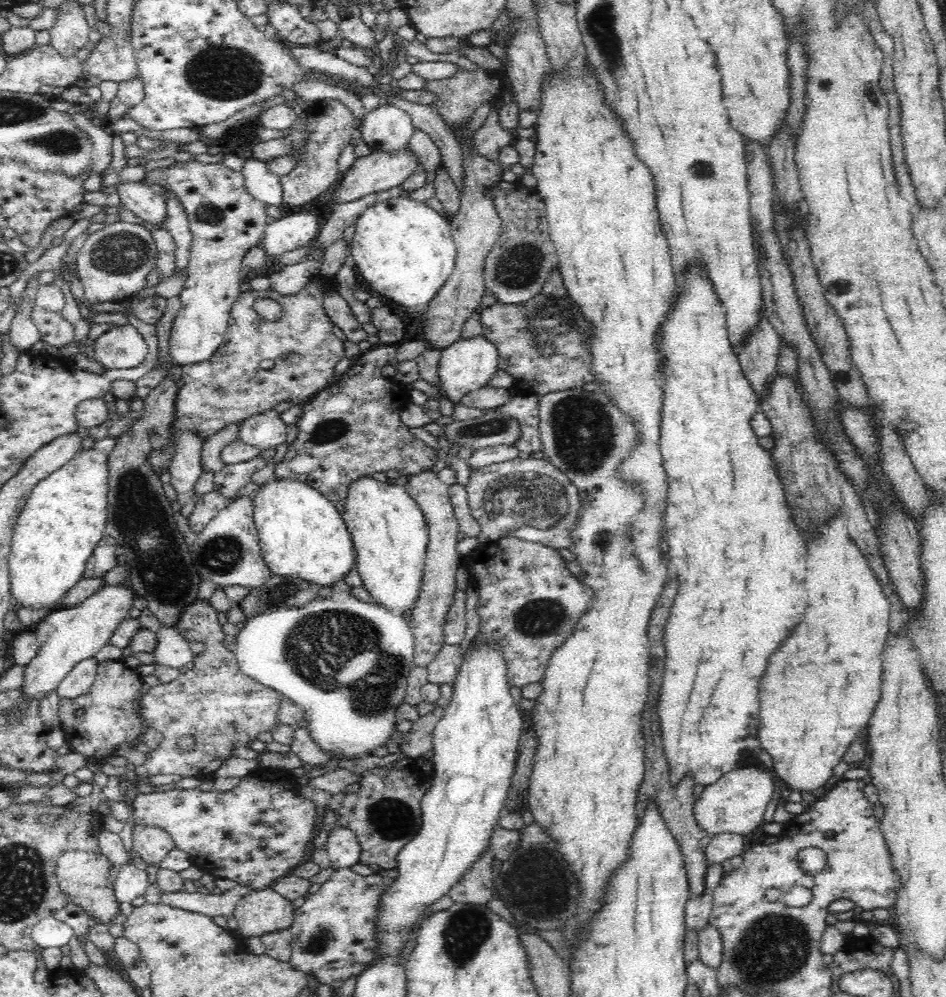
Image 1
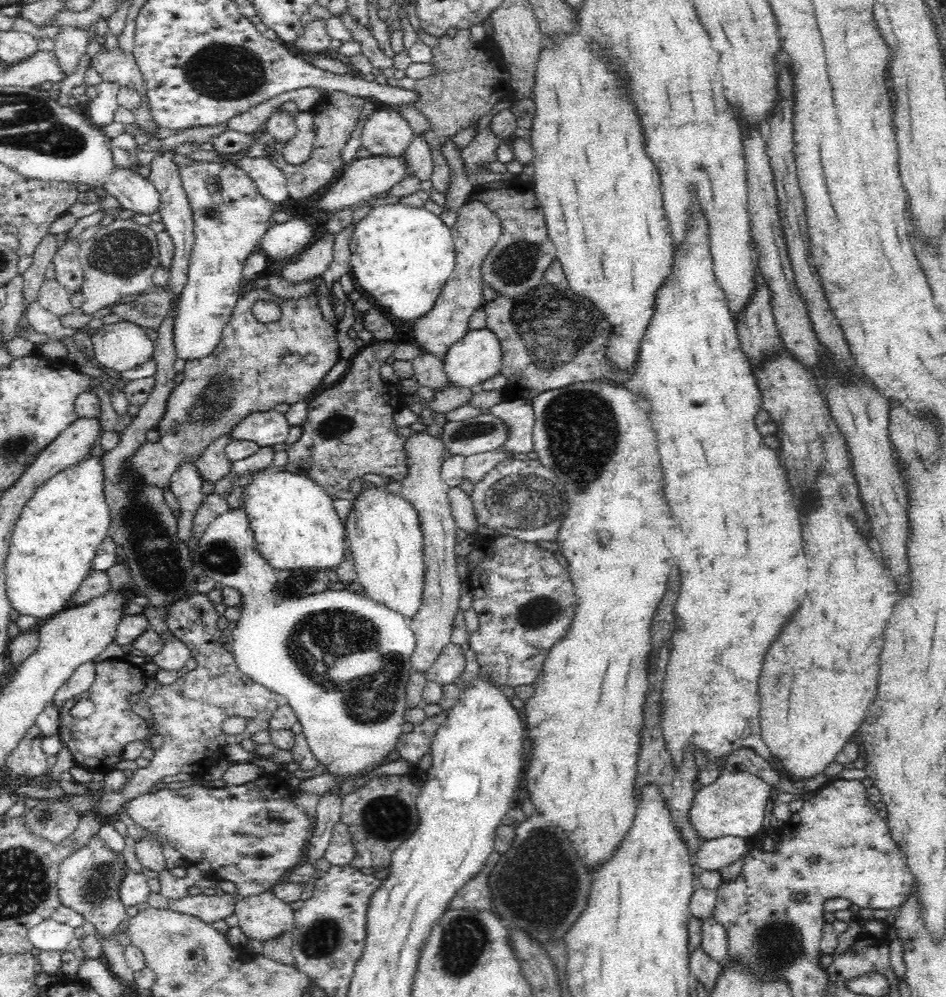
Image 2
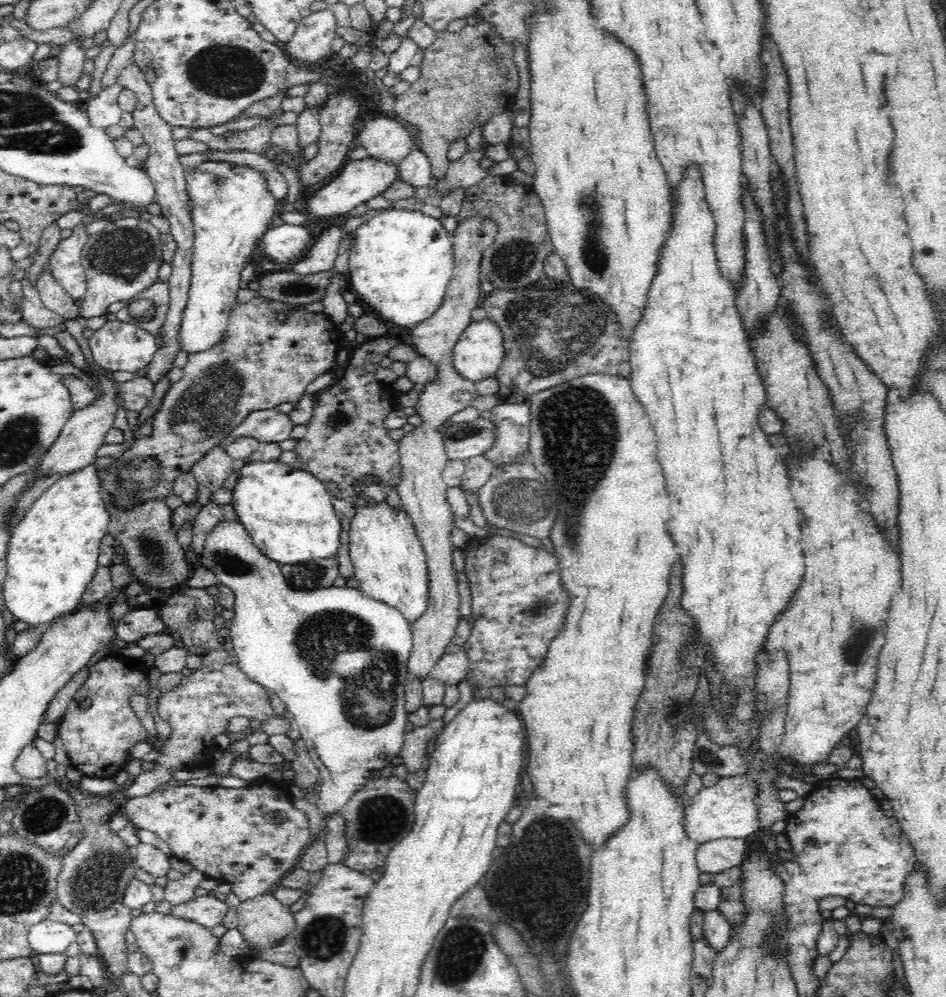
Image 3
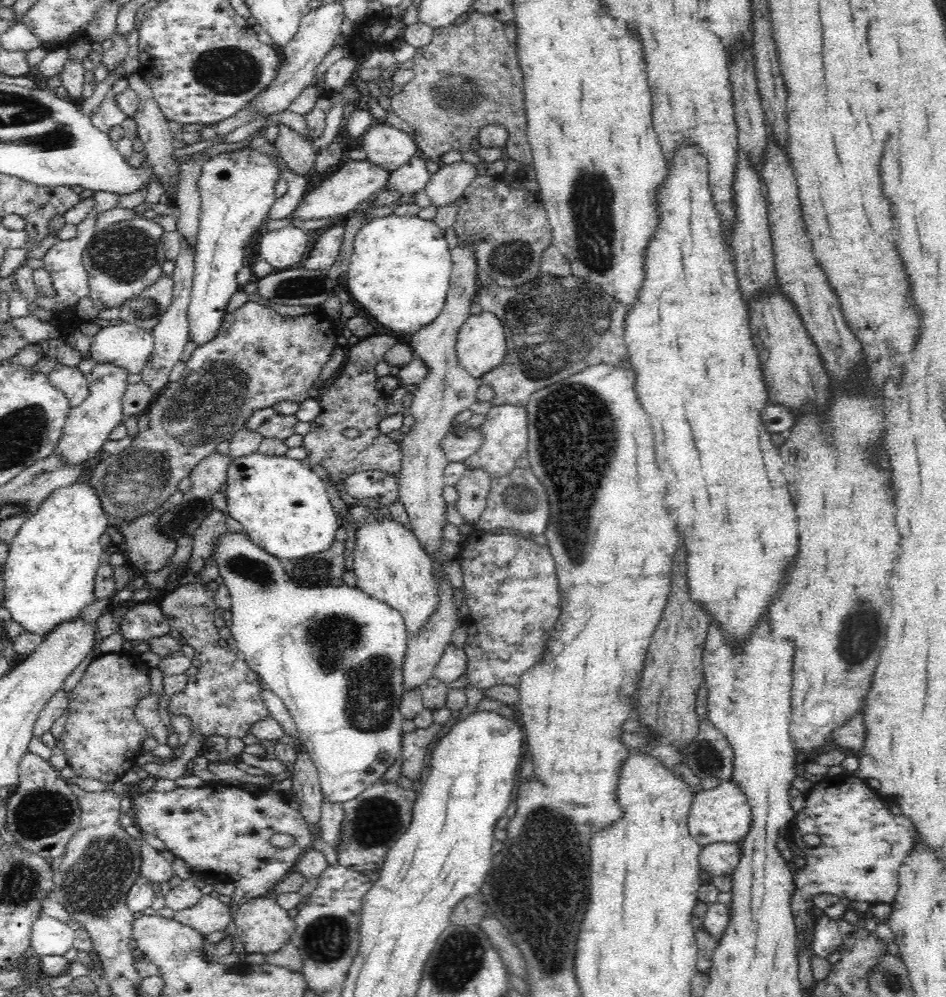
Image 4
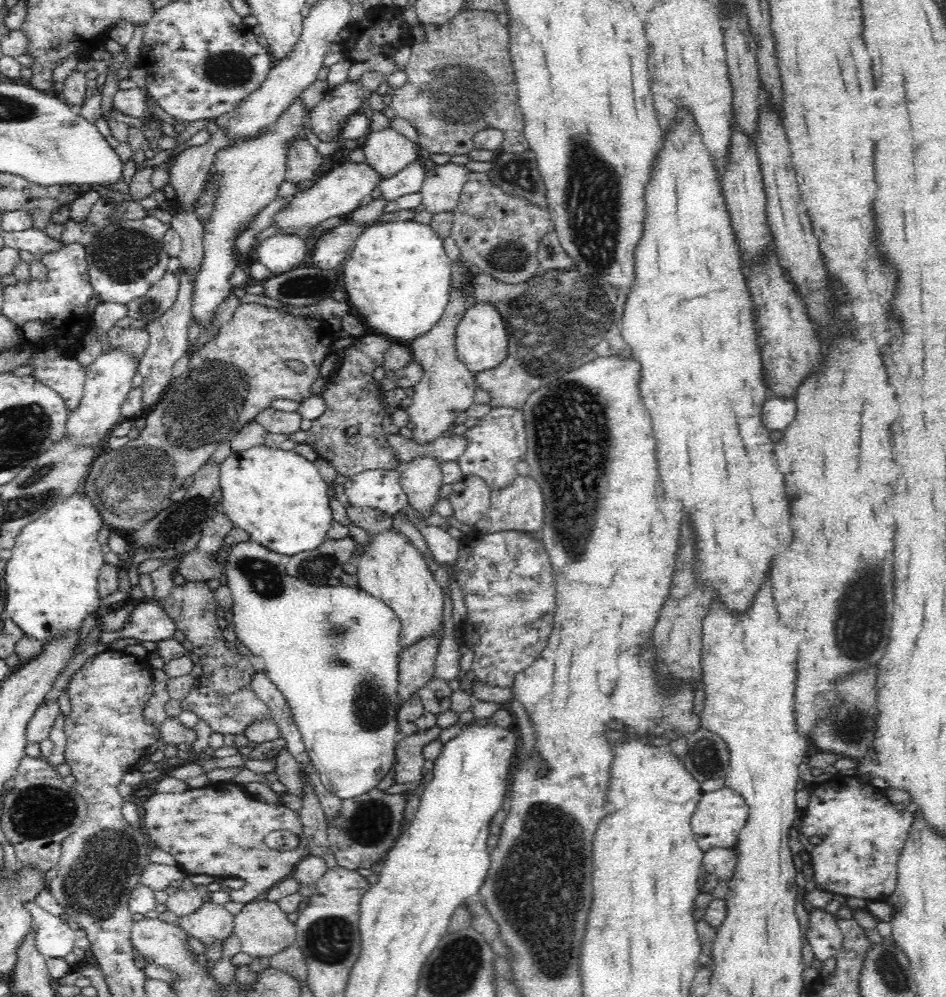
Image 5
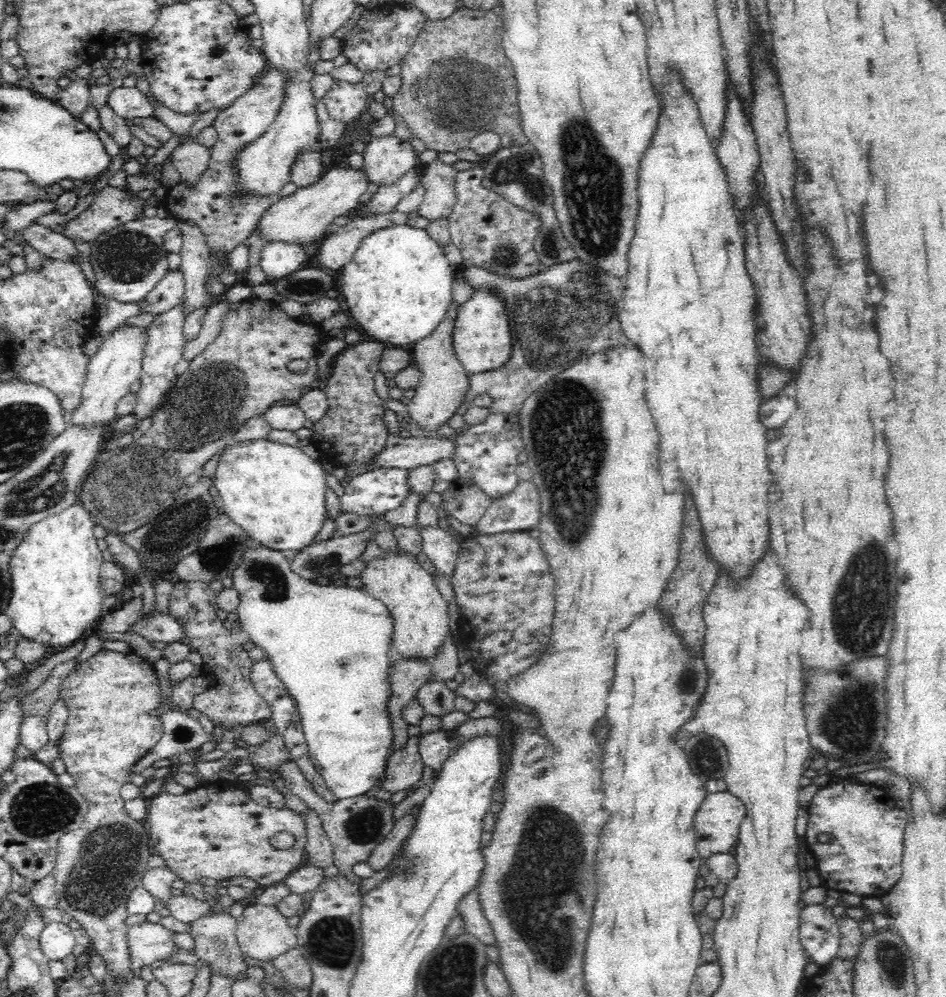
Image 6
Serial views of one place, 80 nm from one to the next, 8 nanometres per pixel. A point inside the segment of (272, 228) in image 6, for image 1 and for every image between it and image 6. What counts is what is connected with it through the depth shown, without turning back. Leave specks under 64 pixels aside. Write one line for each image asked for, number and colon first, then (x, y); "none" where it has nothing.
1: (379, 171)
2: (365, 178)
3: (359, 180)
4: (339, 194)
5: (337, 193)

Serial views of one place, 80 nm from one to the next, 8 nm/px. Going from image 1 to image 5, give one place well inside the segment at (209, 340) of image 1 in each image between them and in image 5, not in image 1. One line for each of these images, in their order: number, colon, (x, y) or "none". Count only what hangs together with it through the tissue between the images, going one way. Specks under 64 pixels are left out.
2: (230, 216)
3: (233, 208)
4: (236, 188)
5: (248, 175)

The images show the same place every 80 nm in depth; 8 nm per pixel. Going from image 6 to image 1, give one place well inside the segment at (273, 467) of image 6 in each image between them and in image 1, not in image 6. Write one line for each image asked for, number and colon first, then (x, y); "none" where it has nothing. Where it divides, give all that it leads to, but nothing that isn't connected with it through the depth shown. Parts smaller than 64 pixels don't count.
1: (301, 533)
2: (295, 525)
3: (288, 512)
4: (282, 504)
5: (279, 497)

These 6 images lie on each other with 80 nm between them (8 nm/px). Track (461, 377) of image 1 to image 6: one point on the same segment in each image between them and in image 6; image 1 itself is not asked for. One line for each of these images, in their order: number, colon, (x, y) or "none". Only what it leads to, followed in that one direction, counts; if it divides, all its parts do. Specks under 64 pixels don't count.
2: (478, 356)
3: (479, 353)
4: (482, 345)
5: (482, 340)
6: (482, 337)

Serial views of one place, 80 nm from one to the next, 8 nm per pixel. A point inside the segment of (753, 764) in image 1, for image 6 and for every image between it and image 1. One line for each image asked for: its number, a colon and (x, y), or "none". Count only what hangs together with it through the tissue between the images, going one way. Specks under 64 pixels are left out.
2: (734, 805)
3: (730, 809)
4: (723, 814)
5: (720, 817)
6: (717, 823)

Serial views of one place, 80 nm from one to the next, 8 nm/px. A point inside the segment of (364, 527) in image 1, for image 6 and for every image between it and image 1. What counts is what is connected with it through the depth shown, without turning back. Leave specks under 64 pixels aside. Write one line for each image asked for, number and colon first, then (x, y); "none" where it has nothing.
2: (385, 538)
3: (389, 562)
4: (390, 564)
5: (391, 569)
6: (419, 610)

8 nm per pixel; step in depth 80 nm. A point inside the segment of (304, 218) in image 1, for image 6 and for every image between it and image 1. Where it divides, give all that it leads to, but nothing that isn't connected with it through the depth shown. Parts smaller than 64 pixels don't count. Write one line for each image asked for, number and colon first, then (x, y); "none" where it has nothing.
2: (282, 240)
3: (285, 244)
4: (283, 249)
5: (280, 253)
6: (279, 259)

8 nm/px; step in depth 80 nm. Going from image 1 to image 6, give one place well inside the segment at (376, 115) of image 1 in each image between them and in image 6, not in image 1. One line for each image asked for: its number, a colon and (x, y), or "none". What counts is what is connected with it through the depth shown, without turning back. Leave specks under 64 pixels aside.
2: (385, 133)
3: (385, 138)
4: (384, 145)
5: (387, 151)
6: (386, 158)

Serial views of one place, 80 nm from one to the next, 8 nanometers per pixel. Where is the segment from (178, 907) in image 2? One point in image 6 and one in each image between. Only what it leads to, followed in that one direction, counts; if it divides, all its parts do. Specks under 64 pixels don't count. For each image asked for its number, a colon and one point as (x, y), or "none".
3: (207, 910)
4: (209, 915)
5: (213, 922)
6: (215, 940)

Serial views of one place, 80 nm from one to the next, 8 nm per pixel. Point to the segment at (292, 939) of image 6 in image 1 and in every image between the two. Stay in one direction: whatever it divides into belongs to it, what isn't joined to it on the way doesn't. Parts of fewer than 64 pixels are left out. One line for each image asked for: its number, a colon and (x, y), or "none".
1: (258, 913)
2: (265, 916)
3: (263, 921)
4: (263, 926)
5: (263, 929)

